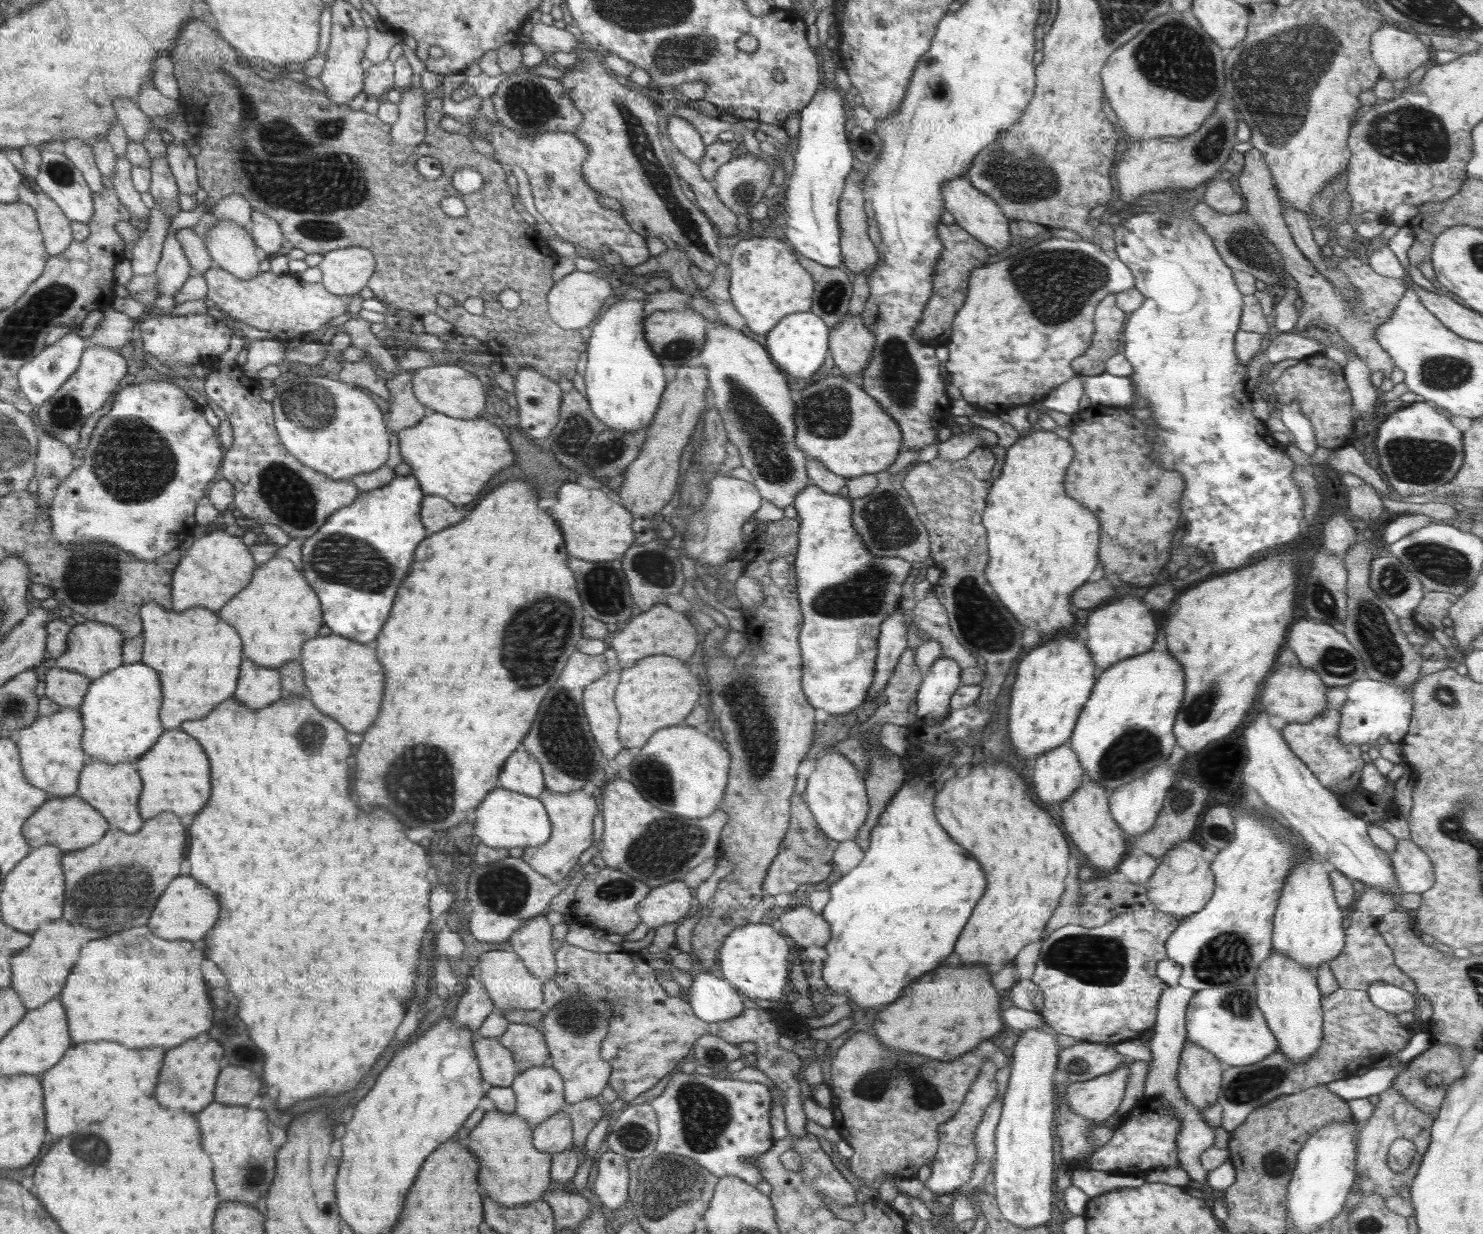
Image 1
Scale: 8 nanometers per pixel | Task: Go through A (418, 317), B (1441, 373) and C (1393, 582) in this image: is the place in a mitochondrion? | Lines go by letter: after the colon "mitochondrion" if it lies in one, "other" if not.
A: other
B: mitochondrion
C: mitochondrion

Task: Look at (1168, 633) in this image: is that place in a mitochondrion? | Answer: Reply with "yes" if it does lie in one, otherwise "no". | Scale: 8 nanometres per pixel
no

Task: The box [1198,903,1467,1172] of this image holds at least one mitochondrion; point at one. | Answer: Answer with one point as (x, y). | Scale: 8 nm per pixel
(1247, 1087)

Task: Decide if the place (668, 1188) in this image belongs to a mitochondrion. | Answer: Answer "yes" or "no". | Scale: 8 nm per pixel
yes

